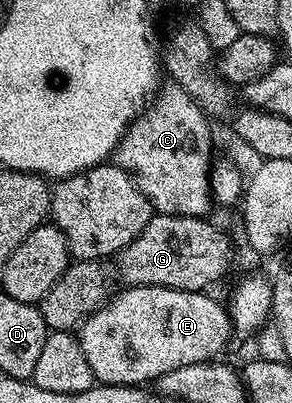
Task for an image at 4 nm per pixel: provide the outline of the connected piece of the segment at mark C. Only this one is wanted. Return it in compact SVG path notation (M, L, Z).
M162 85L139 117L129 124L129 129L121 137L115 151L115 162L137 181L137 187L143 192L143 196L147 196L156 213L205 218L208 210L215 206L213 192L209 188L209 172L215 161L210 119L199 108L199 104L195 104L195 100L191 100L191 96L183 92L181 86L168 85Z

